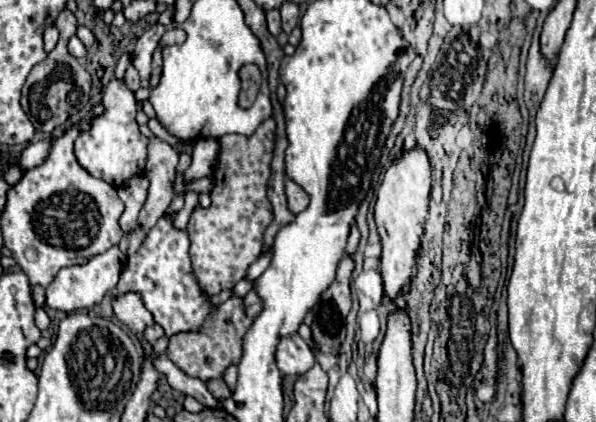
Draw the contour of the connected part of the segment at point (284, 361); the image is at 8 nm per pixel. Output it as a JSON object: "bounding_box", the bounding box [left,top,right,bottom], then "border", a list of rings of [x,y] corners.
{"bounding_box":[277,334,315,376],"border":[[[299,334],[287,336],[285,340],[281,340],[281,344],[277,344],[277,366],[283,374],[299,376],[305,374],[313,364],[315,356]]]}

